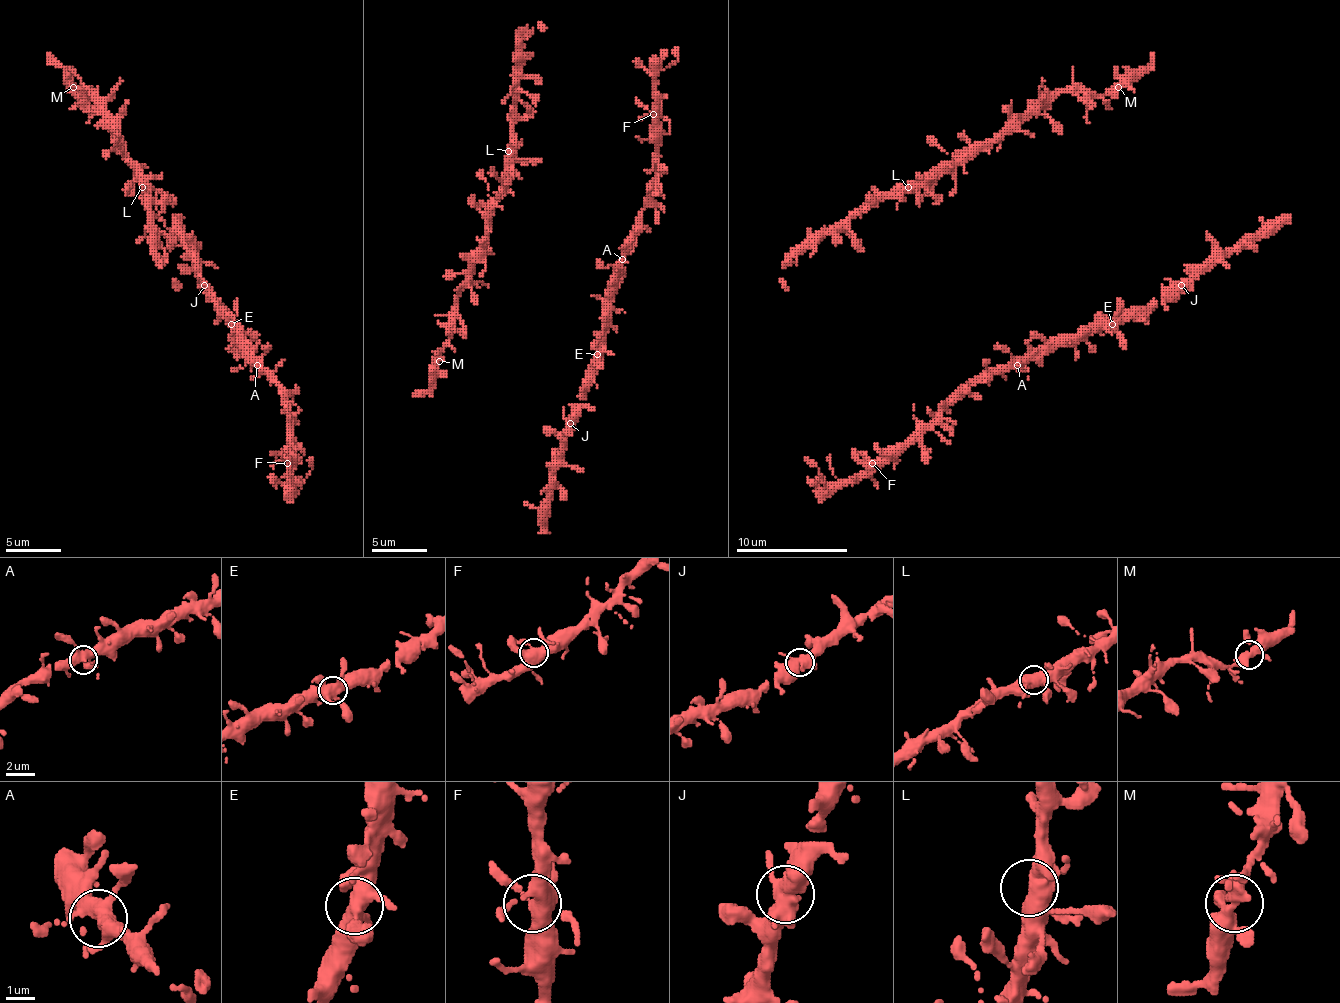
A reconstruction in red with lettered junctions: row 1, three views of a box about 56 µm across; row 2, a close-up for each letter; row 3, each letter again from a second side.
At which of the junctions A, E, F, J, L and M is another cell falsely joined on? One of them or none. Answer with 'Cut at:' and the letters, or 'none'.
Cut at: none

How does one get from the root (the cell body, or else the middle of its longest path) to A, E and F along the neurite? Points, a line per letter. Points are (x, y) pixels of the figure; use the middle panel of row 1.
A: (628, 237), (630, 251), (622, 259)
E: (628, 237), (630, 251), (619, 265), (616, 287), (608, 301), (605, 337), (597, 346), (597, 354)
F: (628, 237), (628, 254), (628, 240), (656, 176), (653, 114)

